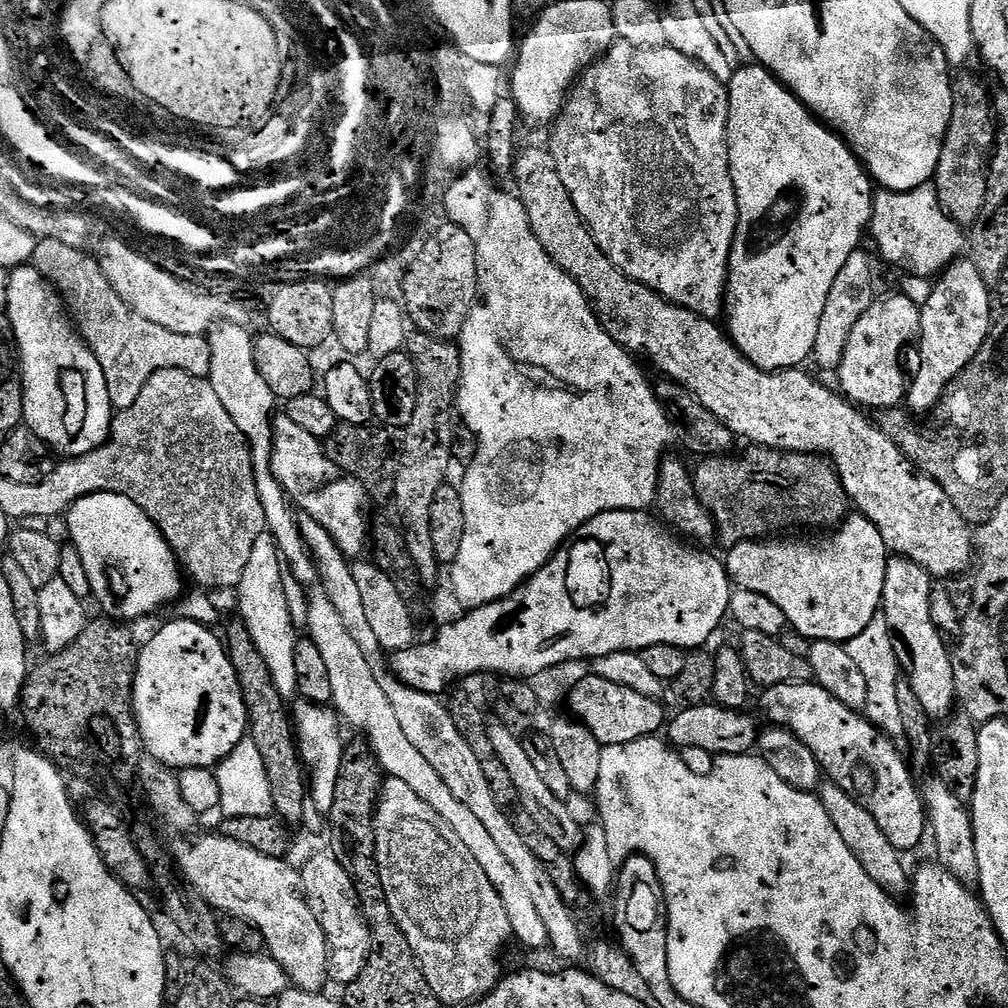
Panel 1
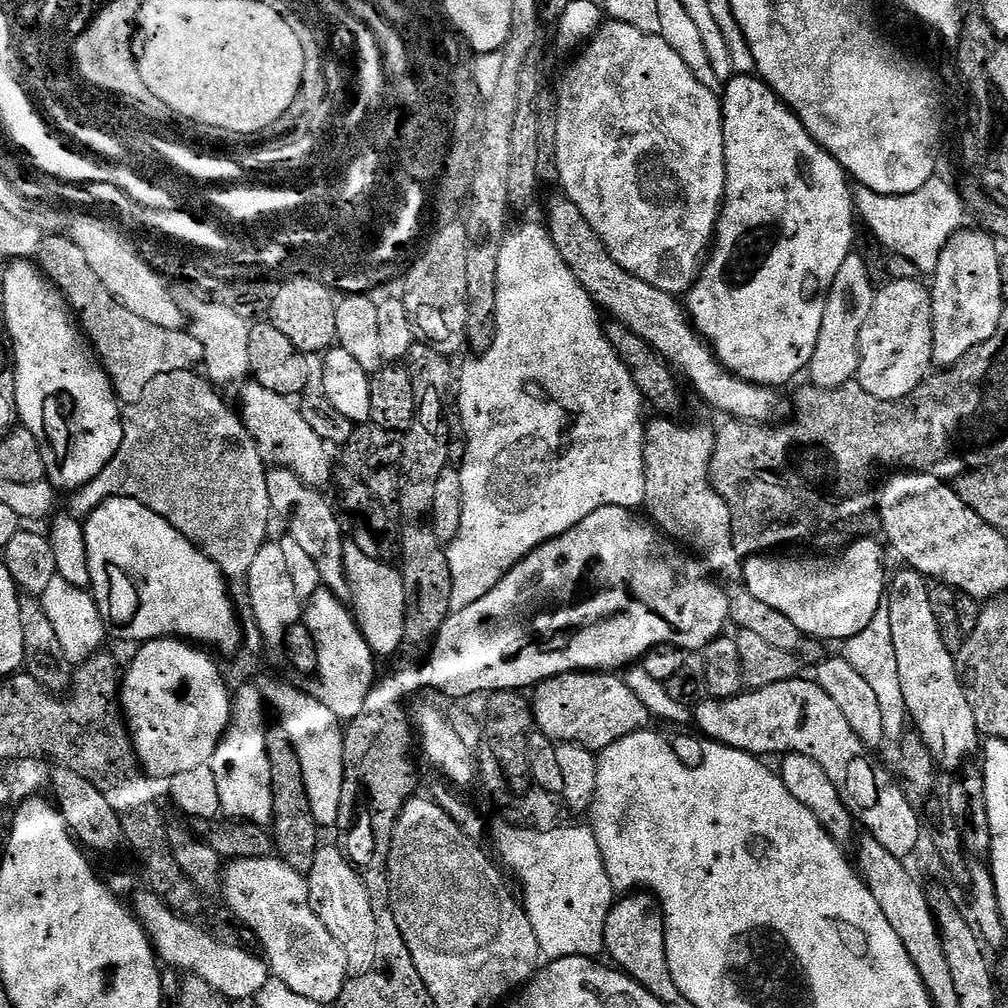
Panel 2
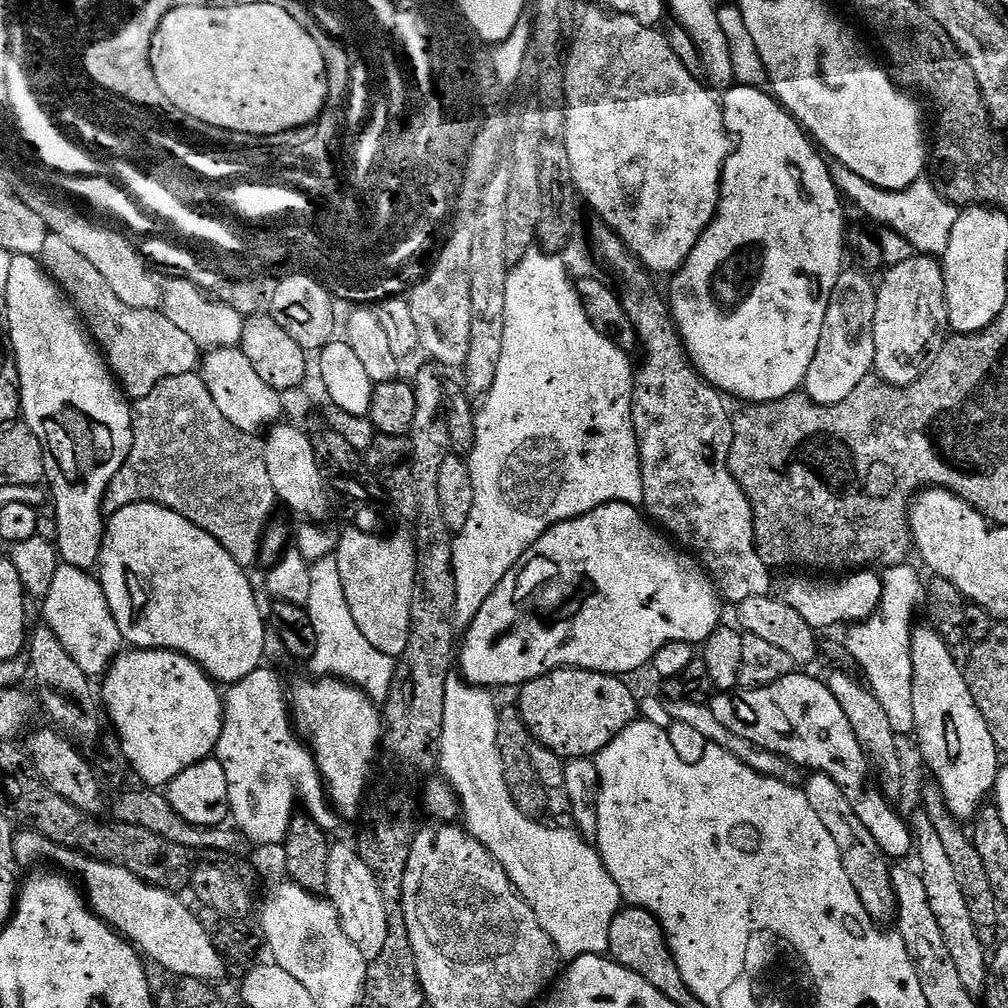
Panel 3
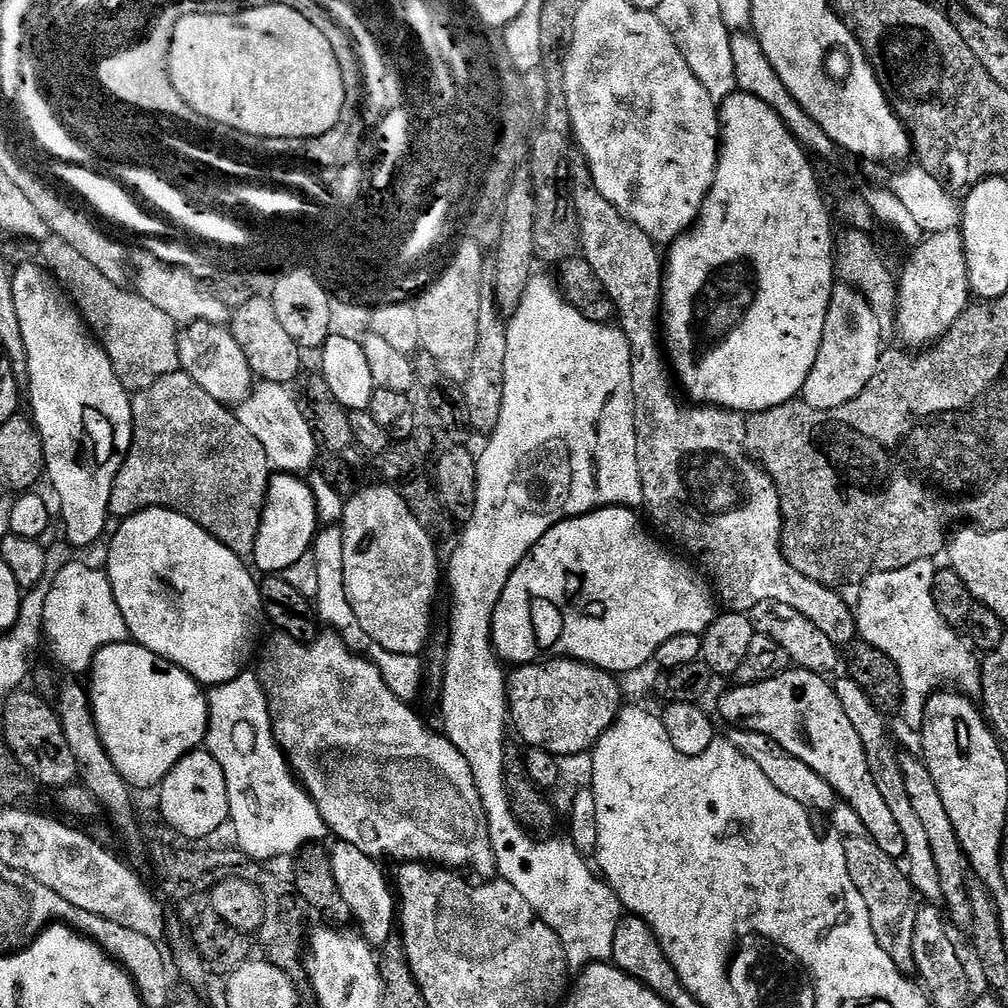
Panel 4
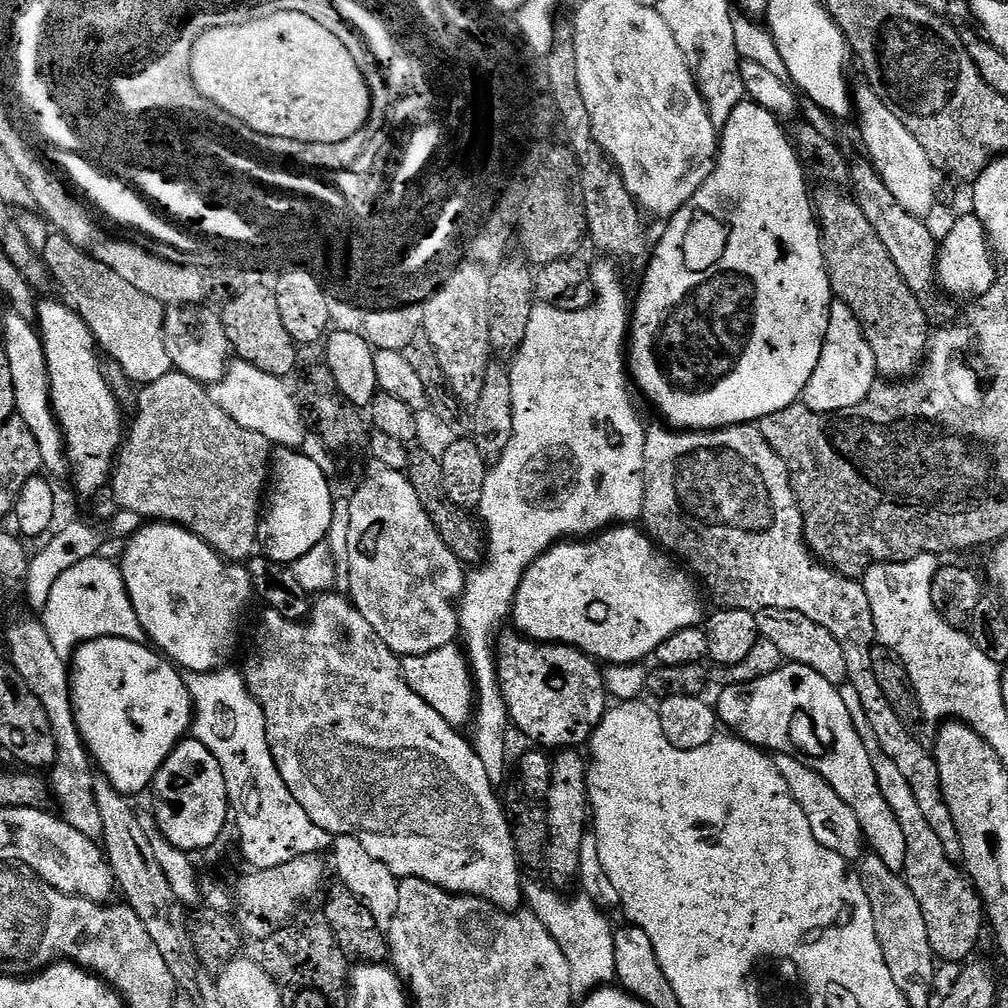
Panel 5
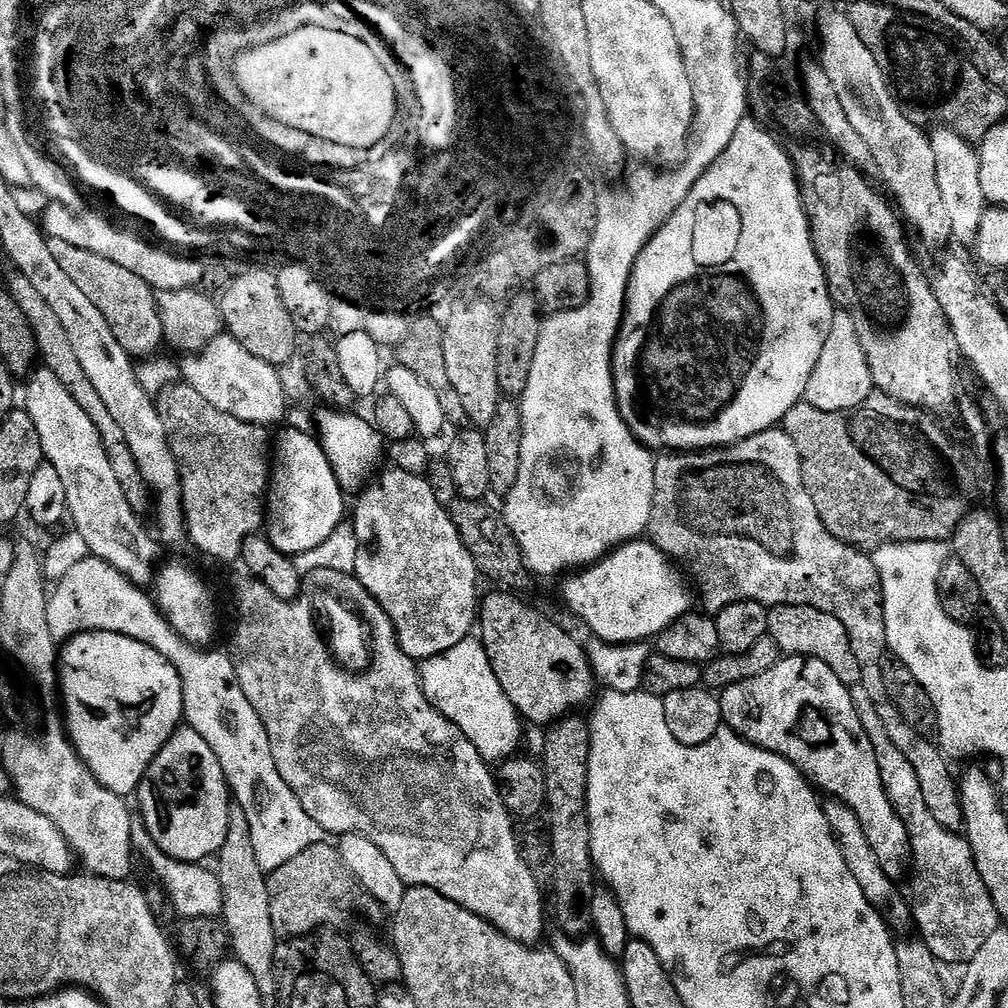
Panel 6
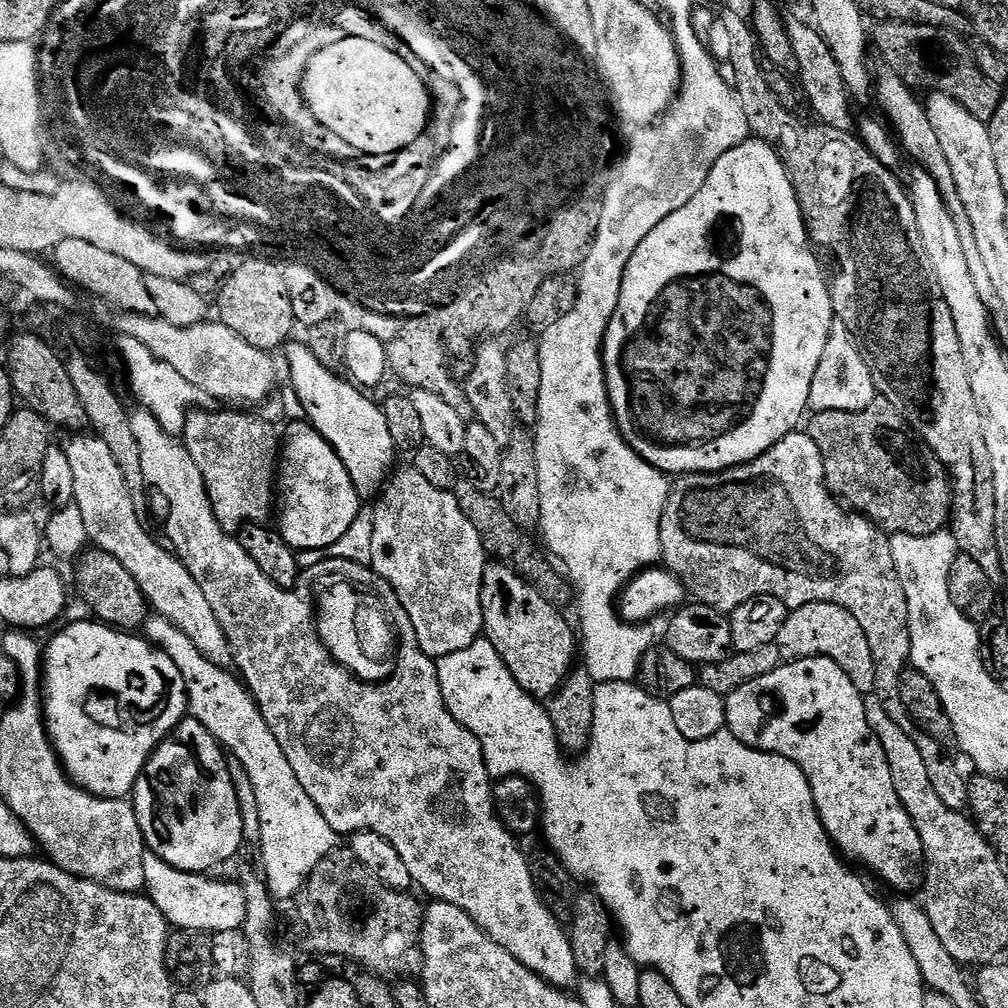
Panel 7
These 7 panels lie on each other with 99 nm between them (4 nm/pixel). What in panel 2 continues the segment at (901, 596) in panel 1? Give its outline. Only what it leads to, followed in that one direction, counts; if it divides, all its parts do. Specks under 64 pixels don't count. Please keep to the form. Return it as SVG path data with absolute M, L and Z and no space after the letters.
M903 571L893 580L891 577L886 592L894 658L898 658L898 678L902 678L902 698L915 731L923 737L937 765L956 770L976 747L976 751L981 747L982 737L956 669L953 649L948 649L934 606L930 606L929 581L920 572Z

